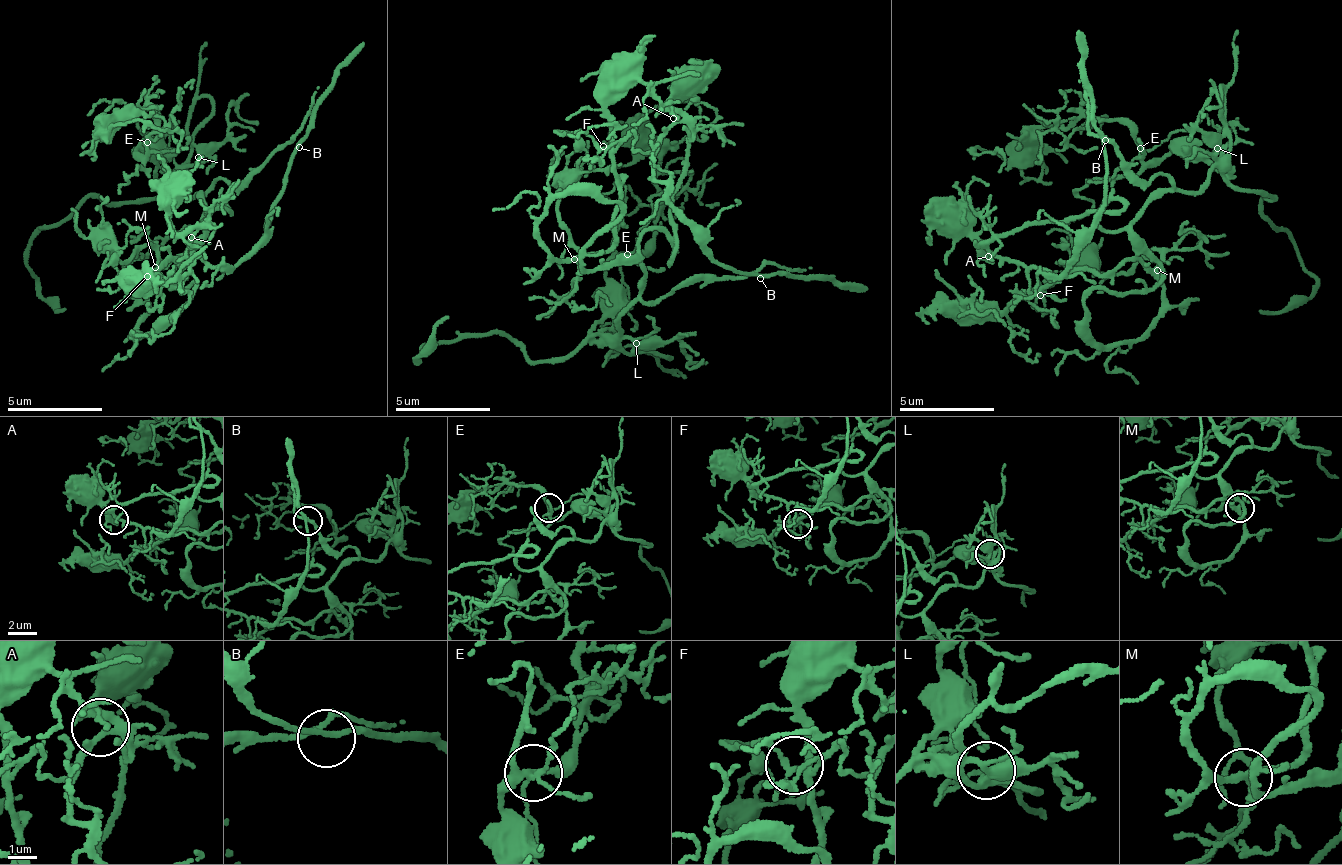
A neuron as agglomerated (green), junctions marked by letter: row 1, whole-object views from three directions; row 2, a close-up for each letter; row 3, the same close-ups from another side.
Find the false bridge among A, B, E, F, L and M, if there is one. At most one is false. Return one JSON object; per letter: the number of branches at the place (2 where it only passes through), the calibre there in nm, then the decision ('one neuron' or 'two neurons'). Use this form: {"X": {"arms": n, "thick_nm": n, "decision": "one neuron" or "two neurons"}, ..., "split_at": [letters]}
{"A": {"arms": 4, "thick_nm": 240, "decision": "one neuron"}, "B": {"arms": 2, "thick_nm": 170, "decision": "one neuron"}, "E": {"arms": 6, "thick_nm": 180, "decision": "one neuron"}, "F": {"arms": 5, "thick_nm": 240, "decision": "one neuron"}, "L": {"arms": 5, "thick_nm": 320, "decision": "one neuron"}, "M": {"arms": 4, "thick_nm": 200, "decision": "one neuron"}, "split_at": []}

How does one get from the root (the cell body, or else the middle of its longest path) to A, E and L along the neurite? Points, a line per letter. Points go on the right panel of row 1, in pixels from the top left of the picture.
A: (1192, 190), (1169, 190), (1126, 227), (1111, 232), (1088, 216), (1029, 222), (997, 236), (988, 256)
E: (1192, 190), (1205, 181), (1217, 164), (1215, 160), (1208, 155), (1183, 157), (1161, 144), (1140, 148)
L: (1192, 190), (1211, 172), (1215, 147)

